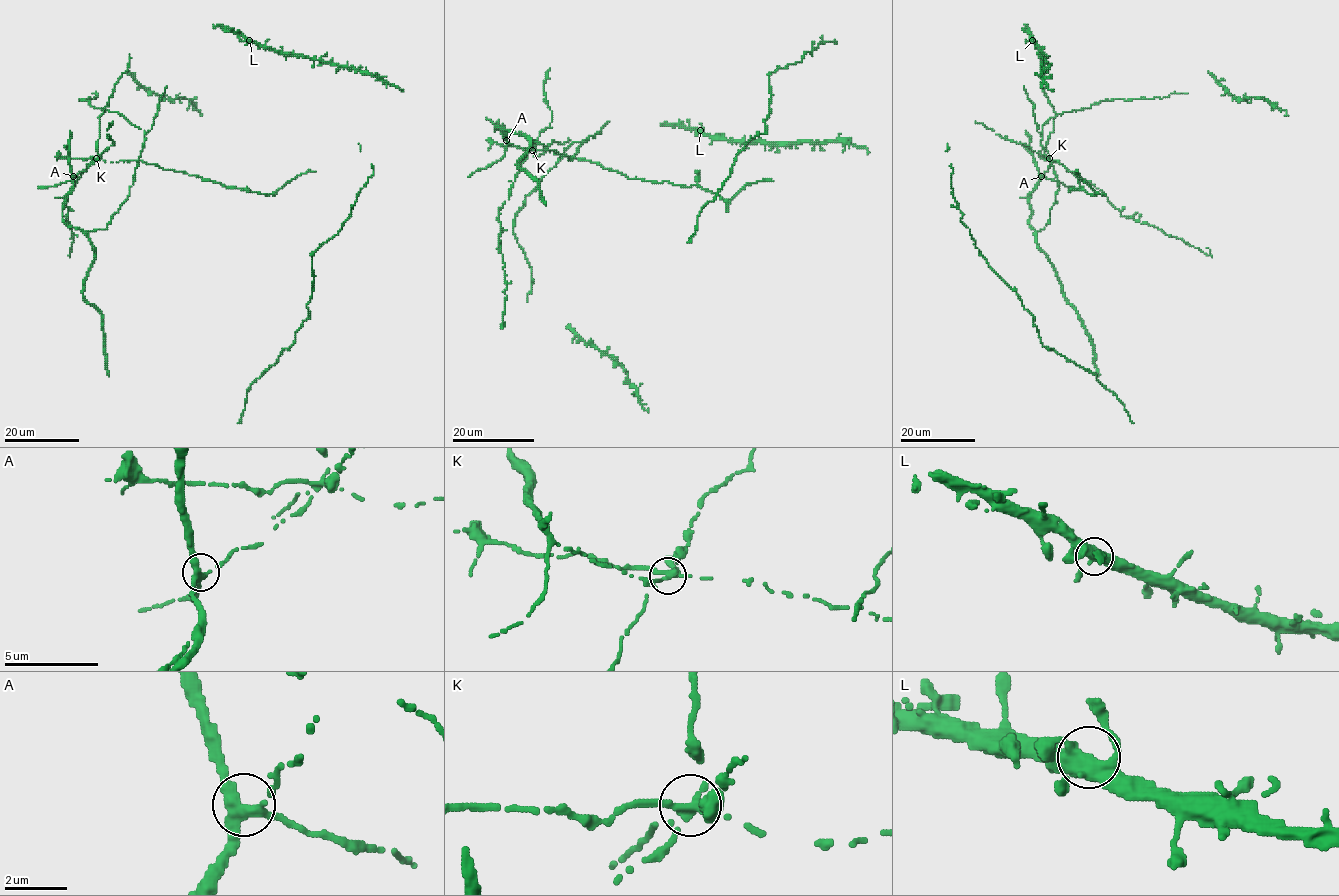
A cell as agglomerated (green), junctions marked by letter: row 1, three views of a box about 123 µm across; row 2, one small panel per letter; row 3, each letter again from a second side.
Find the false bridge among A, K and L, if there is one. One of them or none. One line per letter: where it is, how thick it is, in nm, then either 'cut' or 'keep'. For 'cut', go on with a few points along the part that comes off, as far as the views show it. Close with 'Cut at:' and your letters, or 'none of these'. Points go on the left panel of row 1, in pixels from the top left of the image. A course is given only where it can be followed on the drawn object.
A: (73, 176) | 360 nm | keep
K: (96, 158) | 280 nm | cut | (96, 158), (112, 162), (140, 160), (262, 194), (271, 194), (301, 174), (316, 171)
L: (249, 40) | 400 nm | keep
Cut at: K

